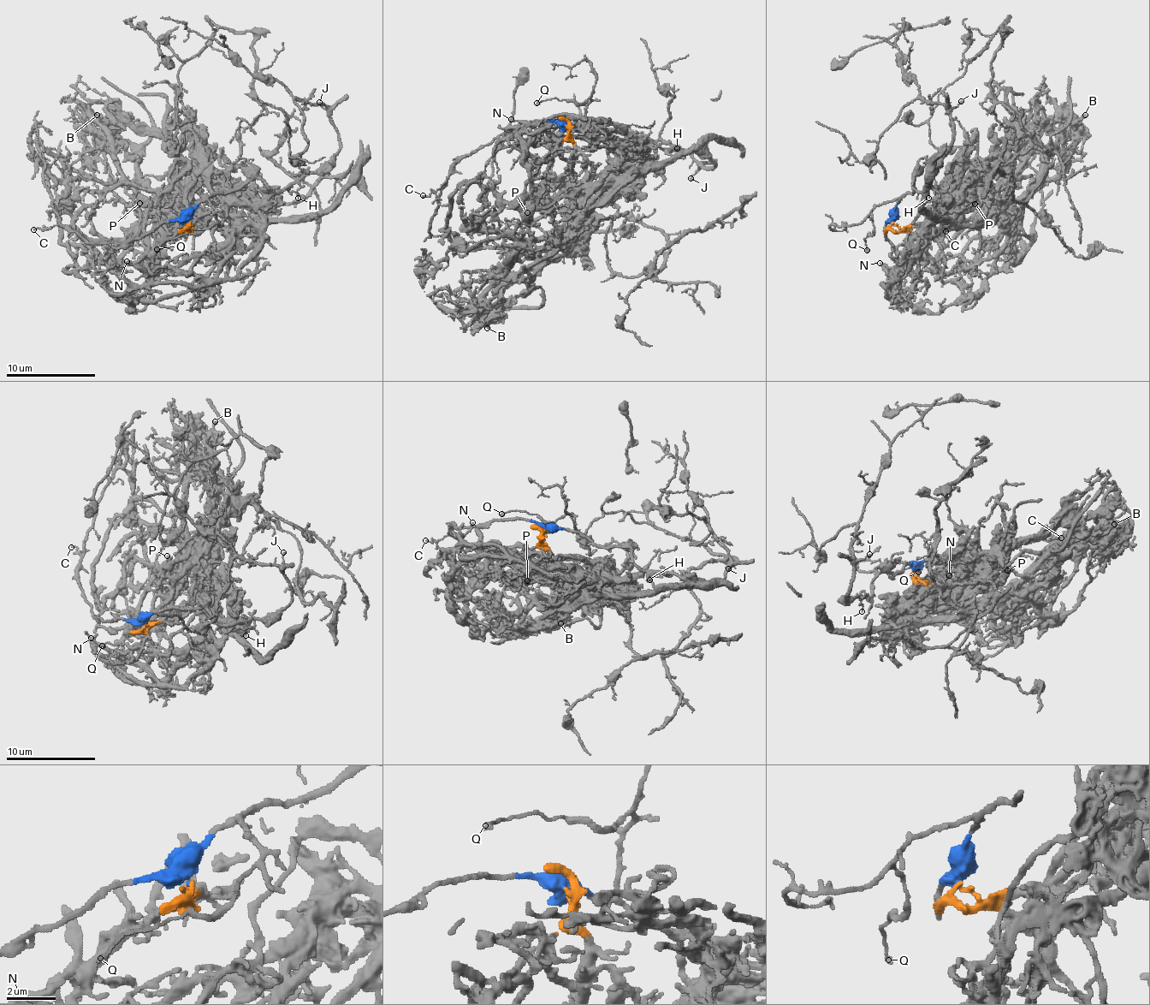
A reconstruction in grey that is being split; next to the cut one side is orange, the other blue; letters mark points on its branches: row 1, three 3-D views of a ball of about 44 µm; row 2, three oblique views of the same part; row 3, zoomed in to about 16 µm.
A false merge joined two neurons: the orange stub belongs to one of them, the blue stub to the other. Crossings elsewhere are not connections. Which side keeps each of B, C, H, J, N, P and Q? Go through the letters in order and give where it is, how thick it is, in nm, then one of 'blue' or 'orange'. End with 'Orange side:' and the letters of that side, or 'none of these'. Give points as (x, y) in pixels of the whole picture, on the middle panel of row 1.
B: at (487, 328); 220 nm thick; orange
C: at (423, 195); 100 nm thick; blue
H: at (677, 148); 110 nm thick; blue
J: at (690, 178); 110 nm thick; blue
N: at (511, 119); 150 nm thick; orange
P: at (527, 212); 140 nm thick; orange
Q: at (536, 103); 160 nm thick; blue
Orange side: B, N, P

